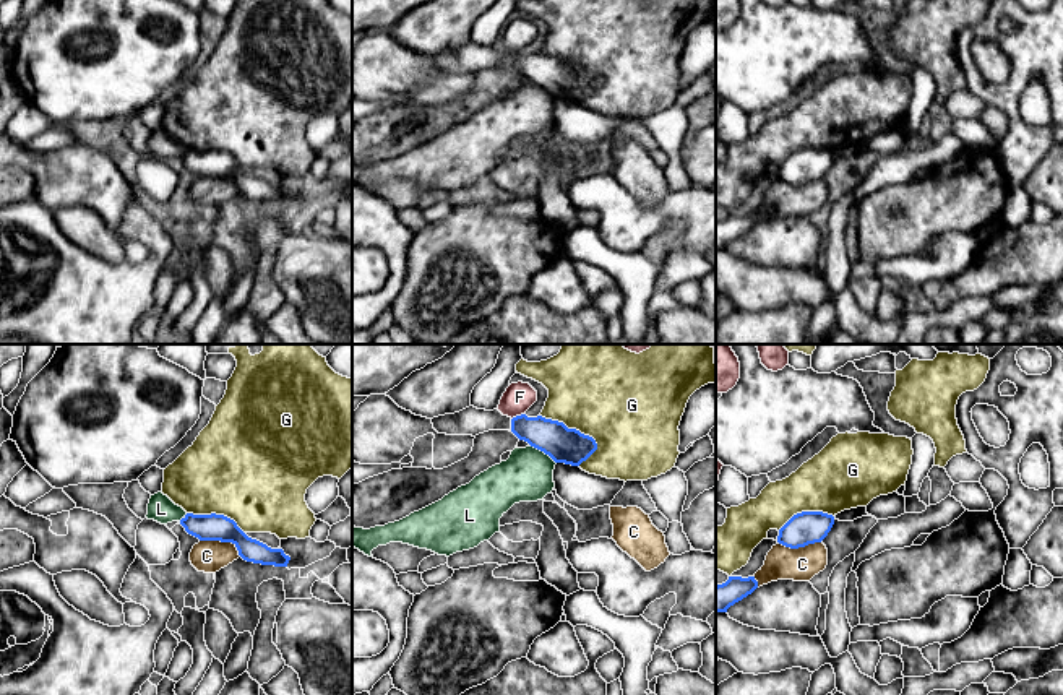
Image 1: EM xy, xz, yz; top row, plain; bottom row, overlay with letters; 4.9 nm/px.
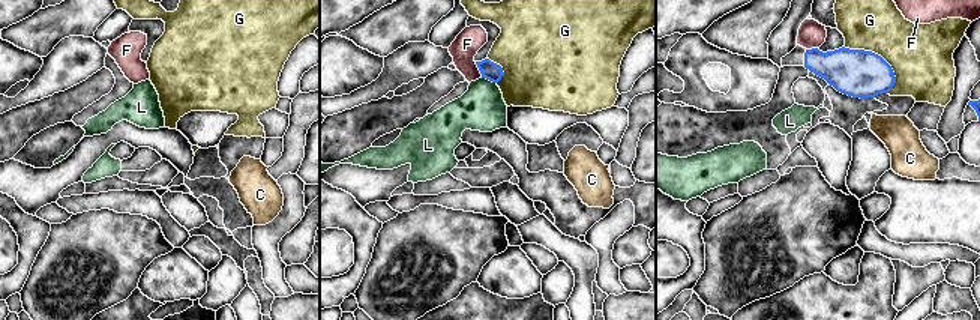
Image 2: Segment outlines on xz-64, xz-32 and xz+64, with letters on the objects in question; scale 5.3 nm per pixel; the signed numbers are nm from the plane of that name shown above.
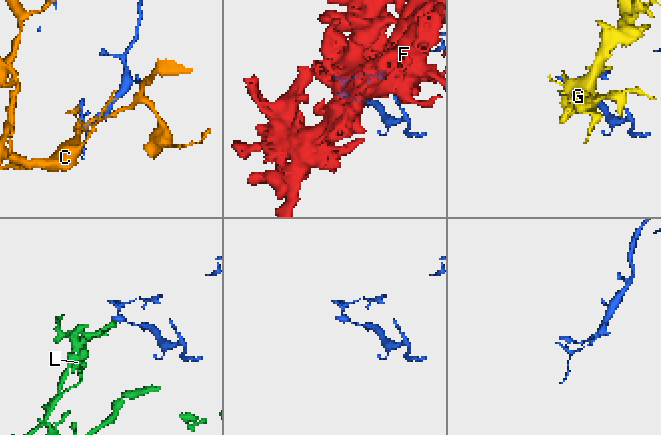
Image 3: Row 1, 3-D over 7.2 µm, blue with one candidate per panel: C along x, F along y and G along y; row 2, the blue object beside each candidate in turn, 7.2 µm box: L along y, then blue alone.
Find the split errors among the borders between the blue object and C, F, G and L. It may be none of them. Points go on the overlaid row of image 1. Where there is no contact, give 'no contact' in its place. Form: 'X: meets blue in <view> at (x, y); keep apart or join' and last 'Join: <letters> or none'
C: meets blue in xy at (223, 541); keep apart
F: meets blue in xz at (518, 416); keep apart
G: meets blue in xz at (572, 429); keep apart
L: meets blue in xz at (542, 450); keep apart
Join: none

